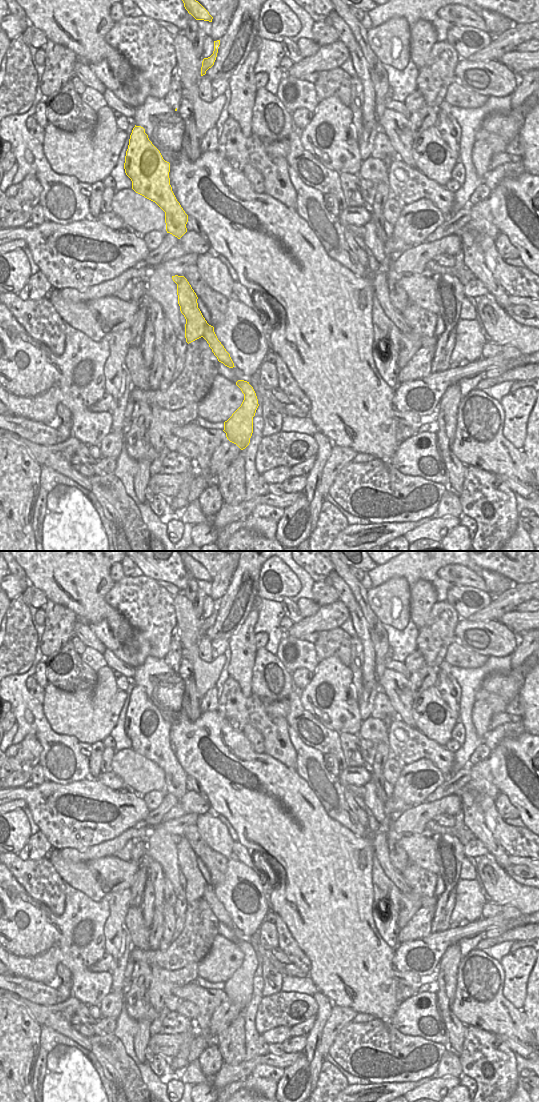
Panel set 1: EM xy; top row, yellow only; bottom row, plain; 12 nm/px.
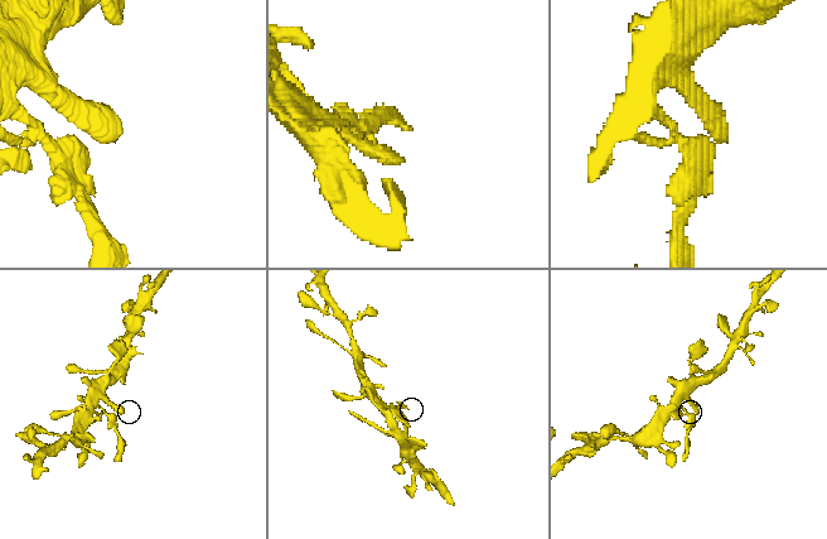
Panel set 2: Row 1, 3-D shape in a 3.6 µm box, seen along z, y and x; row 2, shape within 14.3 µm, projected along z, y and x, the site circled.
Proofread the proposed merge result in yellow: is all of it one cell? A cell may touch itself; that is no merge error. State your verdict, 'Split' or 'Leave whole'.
Split

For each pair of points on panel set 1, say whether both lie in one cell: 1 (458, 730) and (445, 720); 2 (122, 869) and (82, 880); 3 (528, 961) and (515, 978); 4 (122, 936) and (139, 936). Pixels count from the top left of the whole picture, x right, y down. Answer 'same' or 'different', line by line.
1: different
2: same
3: same
4: different

